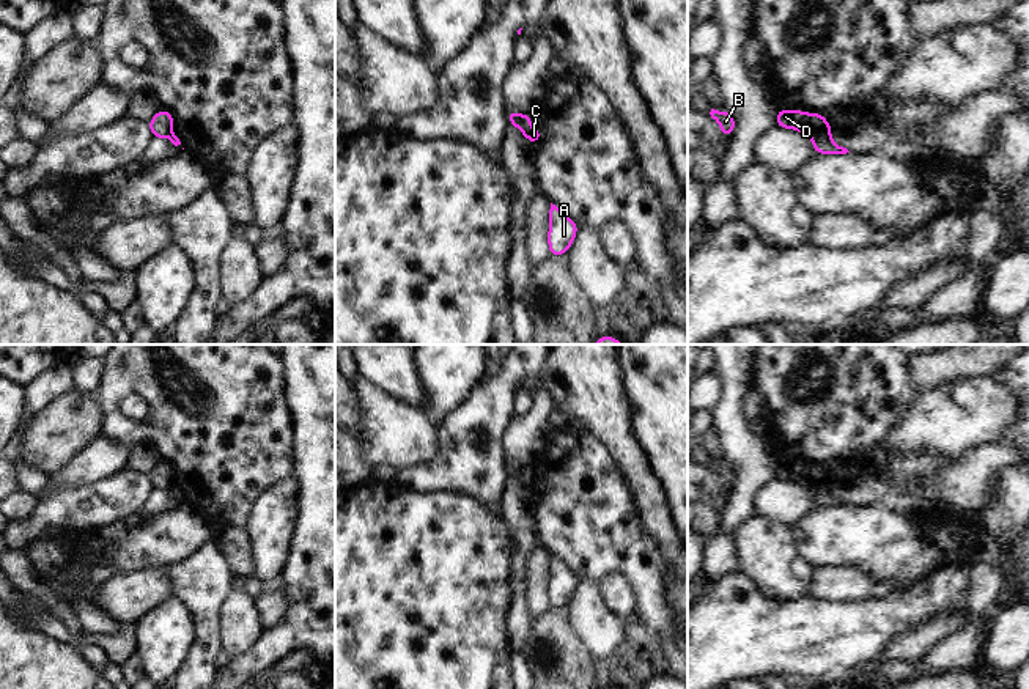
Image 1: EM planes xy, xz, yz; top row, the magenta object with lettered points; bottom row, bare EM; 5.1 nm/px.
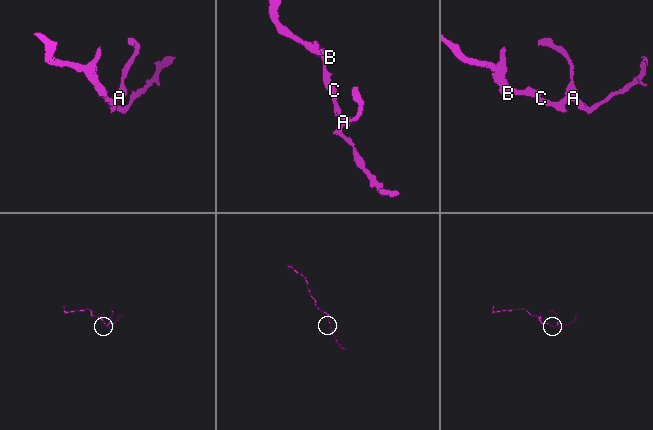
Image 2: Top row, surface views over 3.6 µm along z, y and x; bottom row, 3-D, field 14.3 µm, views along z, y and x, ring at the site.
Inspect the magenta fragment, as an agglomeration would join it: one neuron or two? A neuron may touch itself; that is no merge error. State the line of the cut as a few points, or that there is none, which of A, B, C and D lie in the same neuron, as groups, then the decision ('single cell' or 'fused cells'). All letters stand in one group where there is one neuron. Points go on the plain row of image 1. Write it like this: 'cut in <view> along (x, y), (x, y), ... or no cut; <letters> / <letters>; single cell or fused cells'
cut in yz along (828, 486), (811, 490); A C / B D; fused cells

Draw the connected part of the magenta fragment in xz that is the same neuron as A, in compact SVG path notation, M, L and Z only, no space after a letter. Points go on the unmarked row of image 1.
M551 555L548 582L548 599L551 609L566 606L571 601L577 582L579 577L574 576L566 565Z

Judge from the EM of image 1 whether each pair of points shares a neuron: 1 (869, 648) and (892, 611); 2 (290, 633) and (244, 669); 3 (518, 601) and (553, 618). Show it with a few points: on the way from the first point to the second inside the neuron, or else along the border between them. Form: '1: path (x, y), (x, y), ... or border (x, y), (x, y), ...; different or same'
1: path (869, 639), (869, 634), (883, 620); same
2: path (279, 641), (255, 659); same
3: border (535, 620), (520, 652); different

